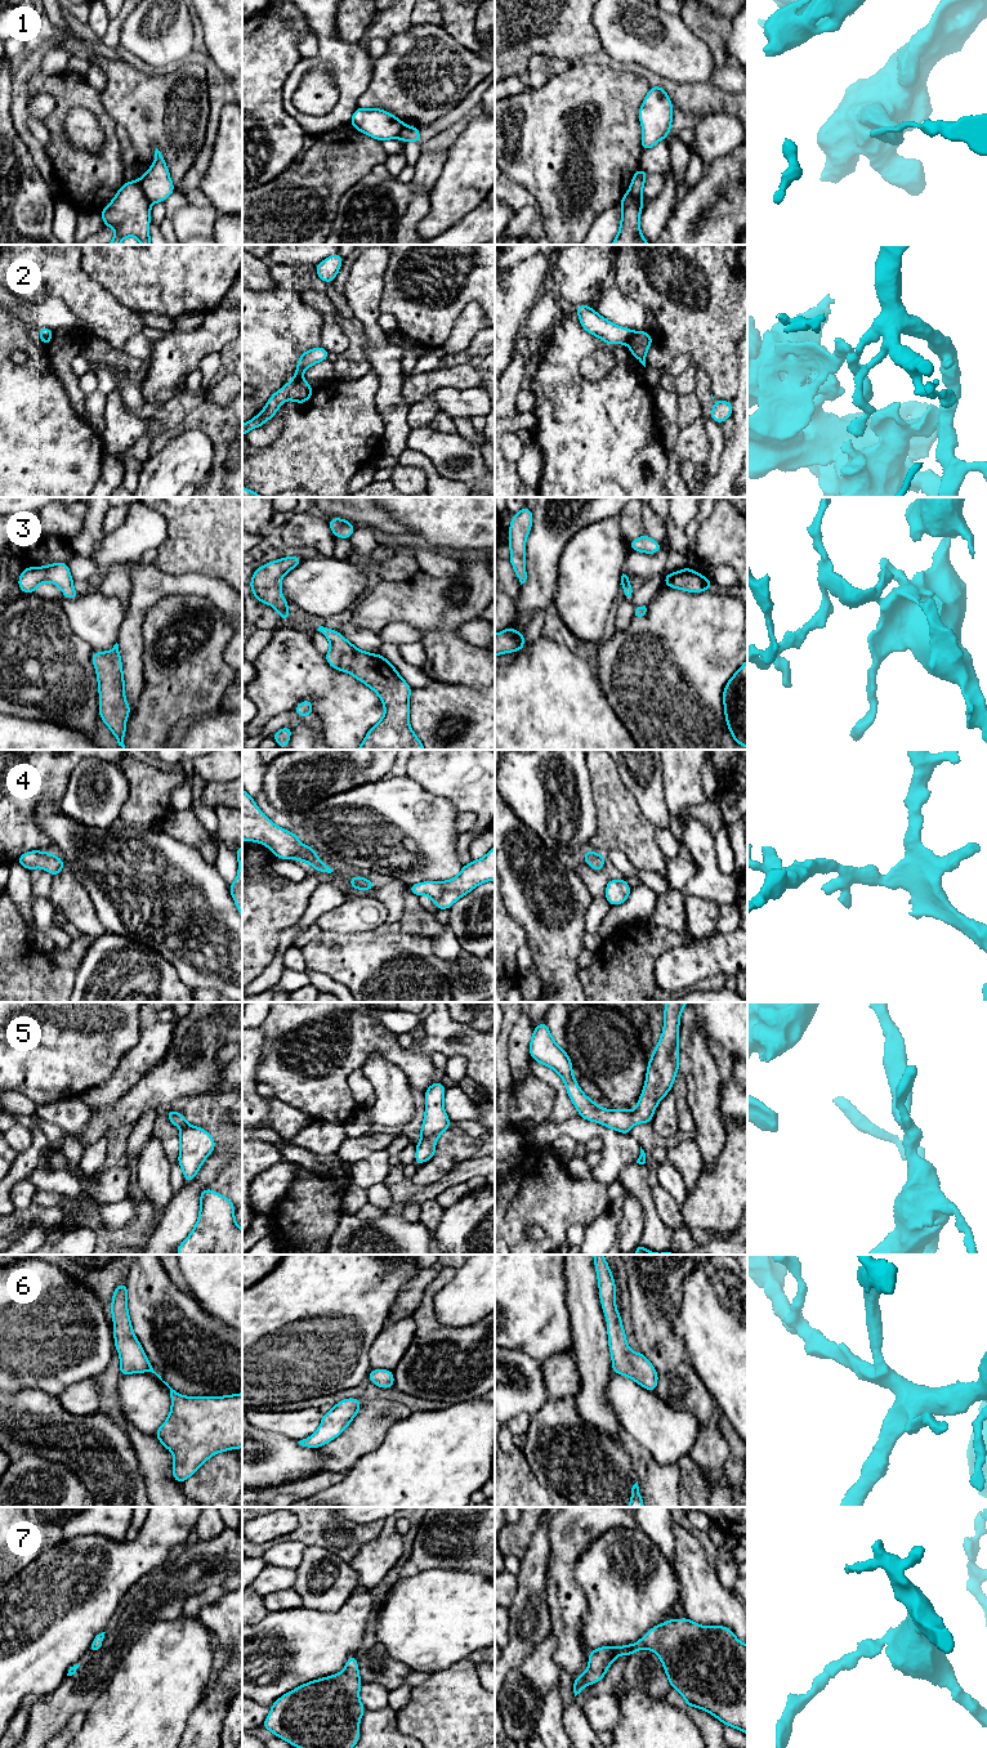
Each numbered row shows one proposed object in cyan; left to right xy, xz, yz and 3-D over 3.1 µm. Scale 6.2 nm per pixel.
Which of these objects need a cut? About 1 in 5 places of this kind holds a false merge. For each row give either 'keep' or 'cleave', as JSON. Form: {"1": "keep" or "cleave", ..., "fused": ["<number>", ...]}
{"1": "cleave", "2": "cleave", "3": "keep", "4": "keep", "5": "keep", "6": "keep", "7": "keep", "fused": ["1", "2"]}

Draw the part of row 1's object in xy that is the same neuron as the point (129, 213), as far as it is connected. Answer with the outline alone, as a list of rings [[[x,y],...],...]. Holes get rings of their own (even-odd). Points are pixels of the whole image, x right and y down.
[[[139,180],[125,182],[115,195],[113,200],[99,213],[104,222],[104,228],[112,227],[116,233],[108,245],[120,245],[125,237],[137,237],[142,245],[151,245],[149,220],[151,202],[147,198]]]

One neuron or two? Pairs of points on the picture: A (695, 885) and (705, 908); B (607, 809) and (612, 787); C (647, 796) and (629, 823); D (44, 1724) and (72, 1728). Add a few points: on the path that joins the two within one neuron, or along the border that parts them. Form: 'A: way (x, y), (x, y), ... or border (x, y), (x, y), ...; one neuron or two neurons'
A: border (686, 894), (705, 897), (719, 904); two neurons
B: way (612, 804), (612, 792); one neuron
C: border (622, 782), (641, 812), (656, 830); two neurons
D: border (84, 1711), (75, 1712), (54, 1734); two neurons

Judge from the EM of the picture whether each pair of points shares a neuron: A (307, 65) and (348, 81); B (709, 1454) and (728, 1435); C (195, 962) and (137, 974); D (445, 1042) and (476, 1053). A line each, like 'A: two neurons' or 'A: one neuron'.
A: one neuron
B: two neurons
C: two neurons
D: one neuron

